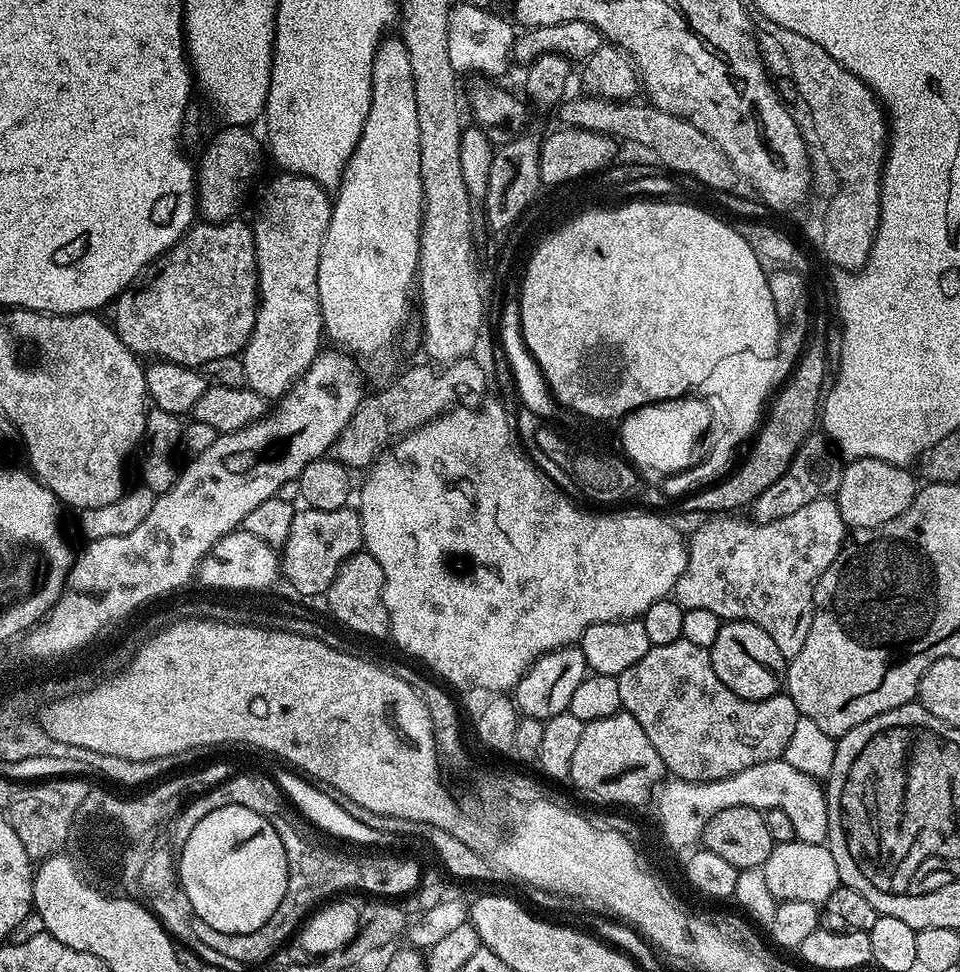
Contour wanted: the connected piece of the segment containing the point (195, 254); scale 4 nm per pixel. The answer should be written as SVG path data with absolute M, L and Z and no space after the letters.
M235 218L224 223L193 223L188 233L169 252L160 257L151 269L152 277L148 281L145 279L135 291L122 292L116 297L116 333L137 357L152 356L148 358L168 360L171 364L199 369L206 362L214 362L214 358L243 353L256 325L256 305L260 303L260 287L256 277L252 225L248 222L243 224L241 220Z

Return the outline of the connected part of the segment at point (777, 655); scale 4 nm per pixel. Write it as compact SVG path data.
M729 620L721 623L718 638L714 638L710 651L714 674L718 674L718 678L722 678L725 686L734 690L738 698L765 700L781 695L786 684L786 657L778 646L774 646L774 638L754 622Z

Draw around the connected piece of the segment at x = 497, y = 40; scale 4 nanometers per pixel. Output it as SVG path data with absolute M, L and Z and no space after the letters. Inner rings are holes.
M470 2L457 3L448 13L448 33L446 47L450 49L450 66L457 74L464 72L481 72L481 77L496 78L510 65L512 43L517 33L512 32L513 21L503 20L491 7L479 8ZM512 23L512 24L511 24Z

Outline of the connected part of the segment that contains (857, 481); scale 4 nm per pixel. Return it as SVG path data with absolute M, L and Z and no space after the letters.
M874 458L845 463L842 482L834 497L845 525L852 530L873 528L882 526L882 522L890 522L890 518L898 518L898 514L902 514L902 510L906 510L910 502L914 502L918 491L918 483L907 471L911 472L900 464Z

